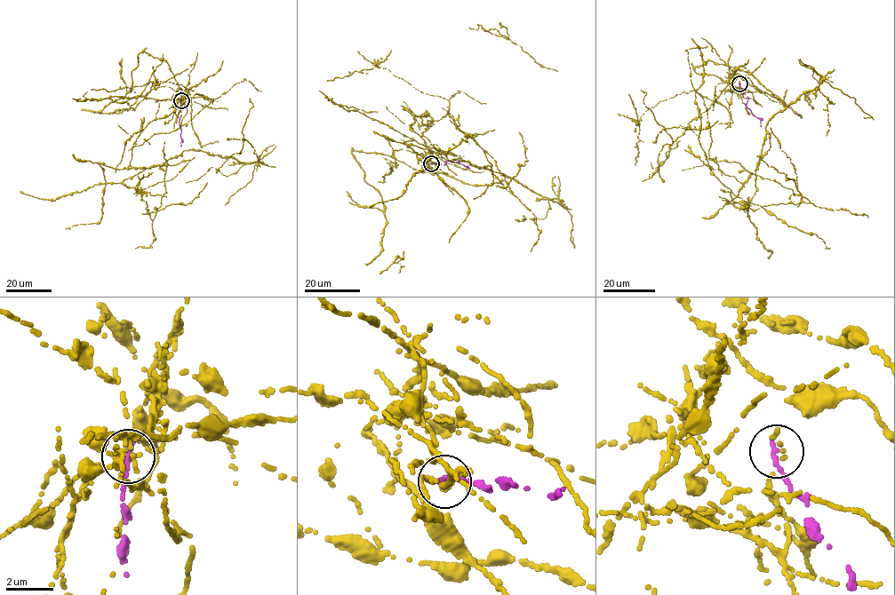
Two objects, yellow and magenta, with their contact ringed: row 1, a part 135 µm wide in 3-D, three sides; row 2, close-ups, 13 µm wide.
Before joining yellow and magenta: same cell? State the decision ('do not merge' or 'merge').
do not merge

